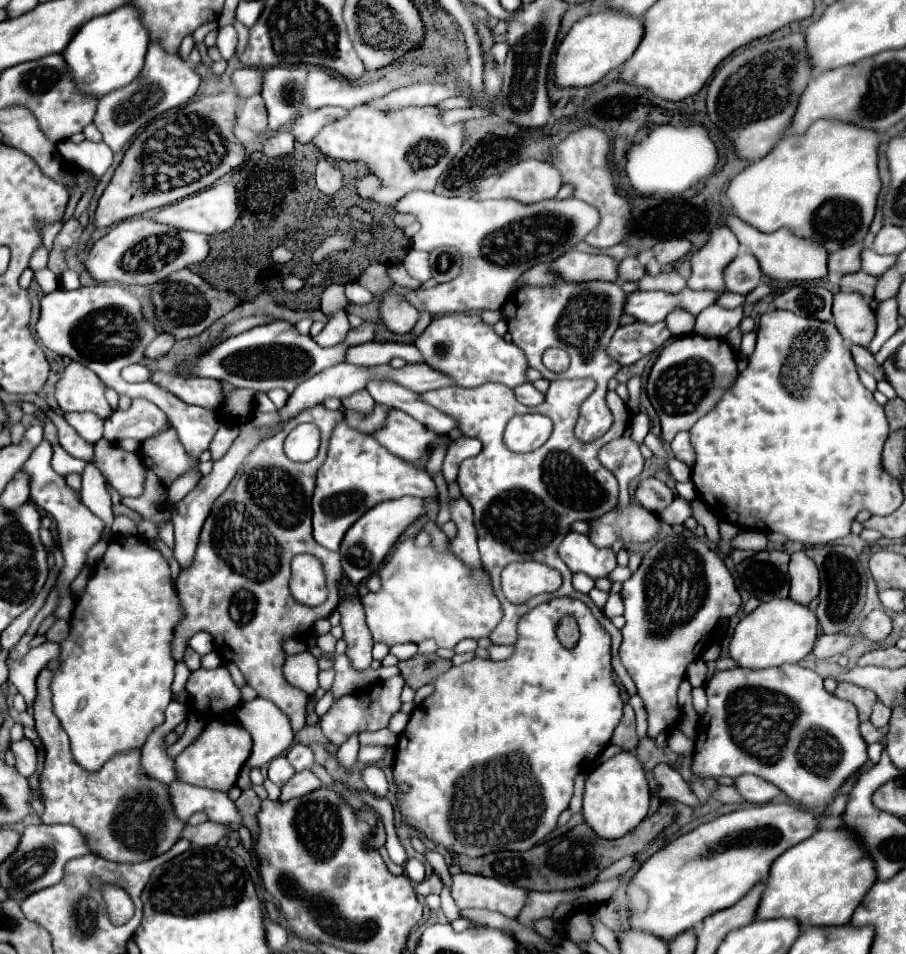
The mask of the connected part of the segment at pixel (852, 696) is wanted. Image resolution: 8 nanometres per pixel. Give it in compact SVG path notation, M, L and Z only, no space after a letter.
M838 684L836 688L836 696L840 700L848 700L852 702L856 708L858 708L858 716L860 716L860 722L868 722L870 720L870 714L872 714L872 706L876 704L878 696L868 690L868 688L860 688L860 686L854 686L854 684Z

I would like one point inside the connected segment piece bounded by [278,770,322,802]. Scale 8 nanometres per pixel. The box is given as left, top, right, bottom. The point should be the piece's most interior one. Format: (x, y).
(301, 783)

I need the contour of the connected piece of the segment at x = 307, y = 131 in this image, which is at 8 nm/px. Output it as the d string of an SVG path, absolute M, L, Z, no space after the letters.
M324 106L318 110L306 110L300 114L300 118L296 118L296 122L292 122L292 136L306 144L310 142L324 126L336 122L338 118L344 118L348 114L348 110L344 108L332 108L332 106Z

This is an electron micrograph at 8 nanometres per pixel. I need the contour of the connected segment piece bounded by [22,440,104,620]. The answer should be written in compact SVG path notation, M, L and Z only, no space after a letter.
M42 440L42 444L30 454L30 458L24 462L22 466L22 472L28 474L30 478L30 502L34 502L38 508L50 512L54 516L54 520L58 522L58 544L60 544L60 550L64 554L64 568L60 570L58 574L58 588L60 588L60 594L62 594L62 600L60 600L54 616L56 618L69 620L71 618L74 609L74 600L72 600L72 594L70 594L70 582L80 574L80 570L86 566L86 556L88 556L88 550L100 540L100 534L104 530L104 522L100 522L98 516L94 516L82 502L80 502L80 494L74 492L62 476L58 476L52 466L50 466L50 460L52 460L52 448L46 440Z

